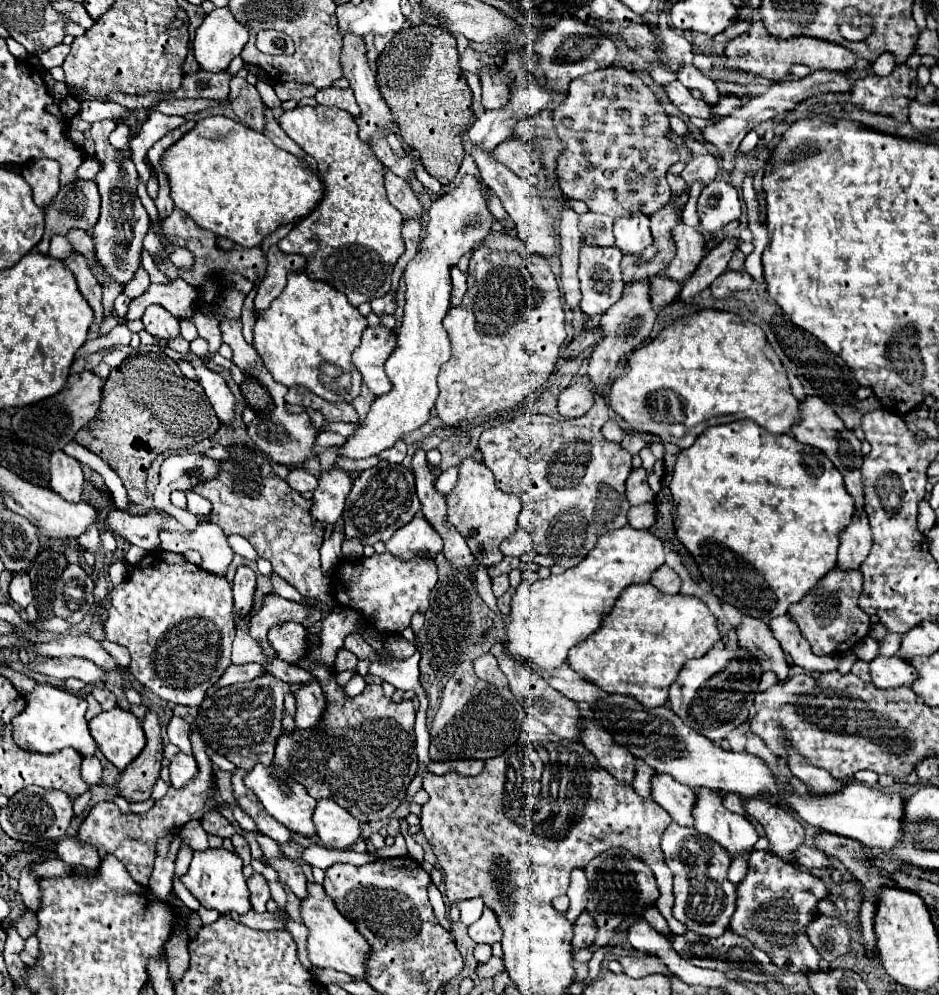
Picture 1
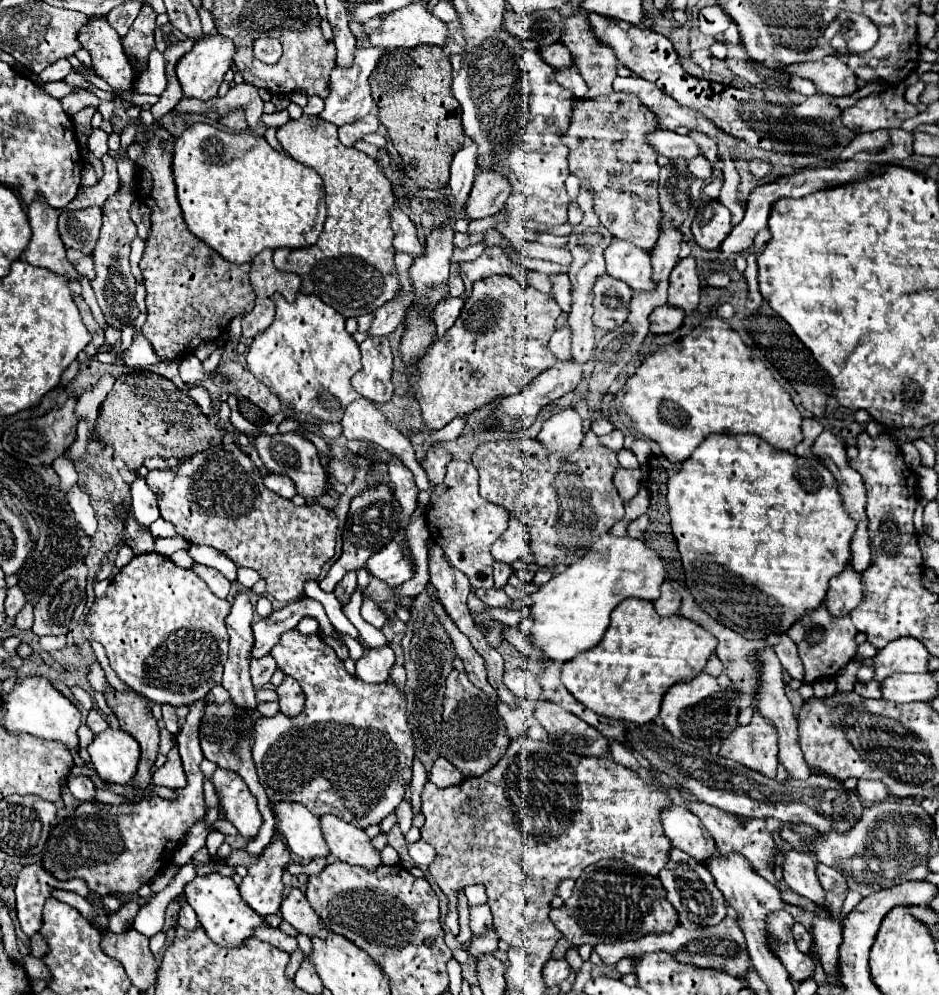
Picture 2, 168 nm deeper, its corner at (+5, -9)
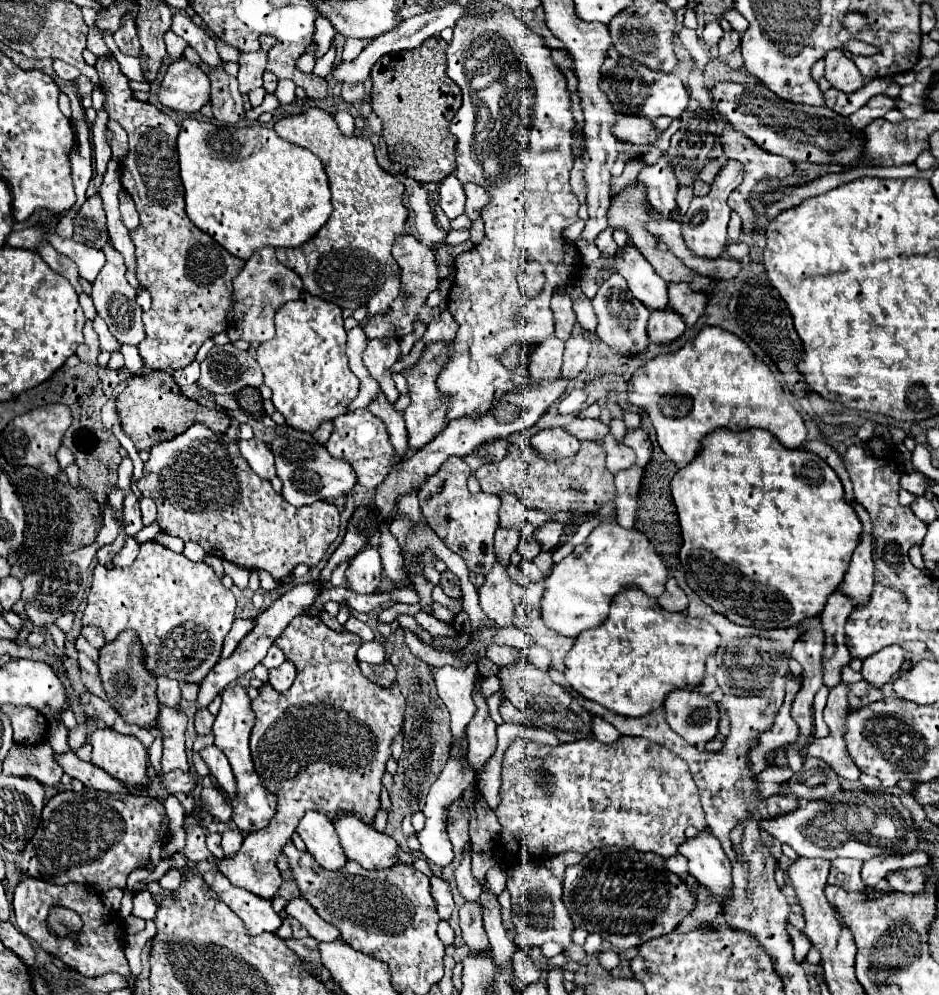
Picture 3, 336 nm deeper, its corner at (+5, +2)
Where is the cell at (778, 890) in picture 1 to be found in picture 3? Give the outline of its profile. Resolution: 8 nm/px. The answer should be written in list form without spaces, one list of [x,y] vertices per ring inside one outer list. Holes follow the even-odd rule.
[[[787,926],[787,932],[791,936],[791,942],[793,942],[793,948],[795,948],[795,960],[797,962],[803,962],[807,952],[811,950],[811,944],[809,944],[809,938],[803,936],[803,932],[795,930],[793,926]]]

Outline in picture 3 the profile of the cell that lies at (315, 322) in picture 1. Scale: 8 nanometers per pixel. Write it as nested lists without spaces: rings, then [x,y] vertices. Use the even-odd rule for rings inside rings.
[[[303,292],[299,300],[283,304],[275,312],[275,328],[275,338],[259,344],[255,352],[255,358],[265,374],[265,384],[273,390],[273,406],[285,416],[289,426],[305,432],[315,432],[321,422],[335,420],[335,416],[345,414],[345,408],[359,394],[359,378],[351,372],[349,358],[345,354],[347,332],[343,328],[341,308],[321,300],[319,296],[309,296]]]

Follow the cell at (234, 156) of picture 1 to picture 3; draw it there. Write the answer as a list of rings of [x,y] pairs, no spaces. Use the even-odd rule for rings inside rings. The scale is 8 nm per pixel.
[[[187,116],[181,122],[177,154],[189,220],[237,258],[247,260],[257,248],[263,246],[301,246],[319,232],[333,210],[327,174],[321,160],[307,148],[293,146],[291,142],[279,138],[273,128],[233,128]]]

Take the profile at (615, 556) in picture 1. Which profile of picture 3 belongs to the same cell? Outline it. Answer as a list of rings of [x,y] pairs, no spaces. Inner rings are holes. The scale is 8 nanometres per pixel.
[[[603,522],[589,534],[589,538],[581,546],[577,546],[569,556],[557,562],[553,566],[553,572],[545,578],[545,590],[541,596],[541,618],[545,626],[555,630],[557,634],[577,638],[583,630],[597,628],[607,618],[609,604],[617,592],[633,586],[641,588],[647,596],[657,598],[663,594],[665,582],[667,582],[667,568],[663,570],[663,560],[659,558],[659,554],[655,552],[653,544],[647,540],[645,534],[641,534],[639,530],[621,528],[619,524]]]

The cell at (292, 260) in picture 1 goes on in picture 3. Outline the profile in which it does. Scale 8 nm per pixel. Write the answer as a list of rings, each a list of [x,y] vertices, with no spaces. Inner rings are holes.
[[[269,246],[253,252],[253,256],[245,262],[245,268],[241,270],[241,274],[233,280],[233,288],[235,288],[237,304],[233,312],[227,316],[227,334],[231,342],[247,340],[251,344],[261,344],[273,338],[275,336],[275,326],[273,326],[275,310],[289,300],[297,300],[303,292],[303,284],[297,272],[285,268],[275,258],[275,250]]]

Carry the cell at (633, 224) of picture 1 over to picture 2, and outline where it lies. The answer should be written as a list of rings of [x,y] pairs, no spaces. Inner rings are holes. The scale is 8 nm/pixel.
[[[613,239],[607,247],[607,275],[627,283],[633,291],[653,291],[655,281],[651,279],[651,259],[647,251],[625,243],[623,239]]]

